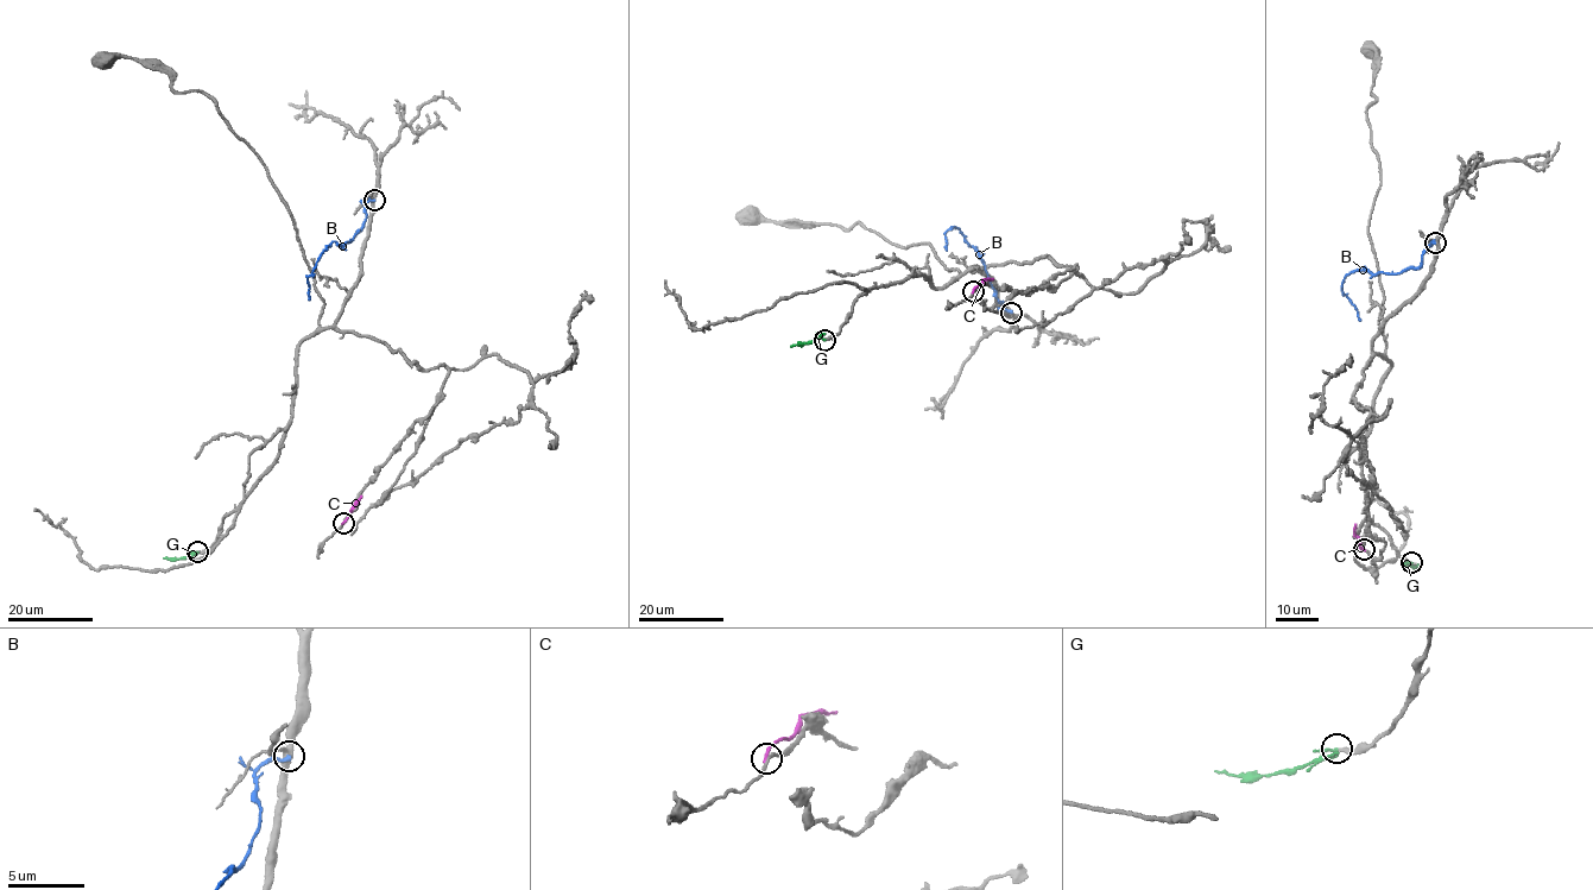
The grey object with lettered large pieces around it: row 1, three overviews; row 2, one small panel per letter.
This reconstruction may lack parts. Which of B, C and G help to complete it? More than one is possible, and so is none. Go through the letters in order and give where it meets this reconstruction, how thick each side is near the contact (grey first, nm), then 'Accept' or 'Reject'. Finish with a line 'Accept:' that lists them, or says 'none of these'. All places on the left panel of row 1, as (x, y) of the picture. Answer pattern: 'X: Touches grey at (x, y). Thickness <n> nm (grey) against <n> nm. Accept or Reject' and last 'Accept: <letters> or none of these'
B: Touches grey at (374, 200). Thickness 360 nm (grey) against 320 nm. Reject
C: Touches grey at (343, 523). Thickness 200 nm (grey) against 200 nm. Reject
G: Touches grey at (197, 551). Thickness 280 nm (grey) against 190 nm. Reject
Accept: none of these

